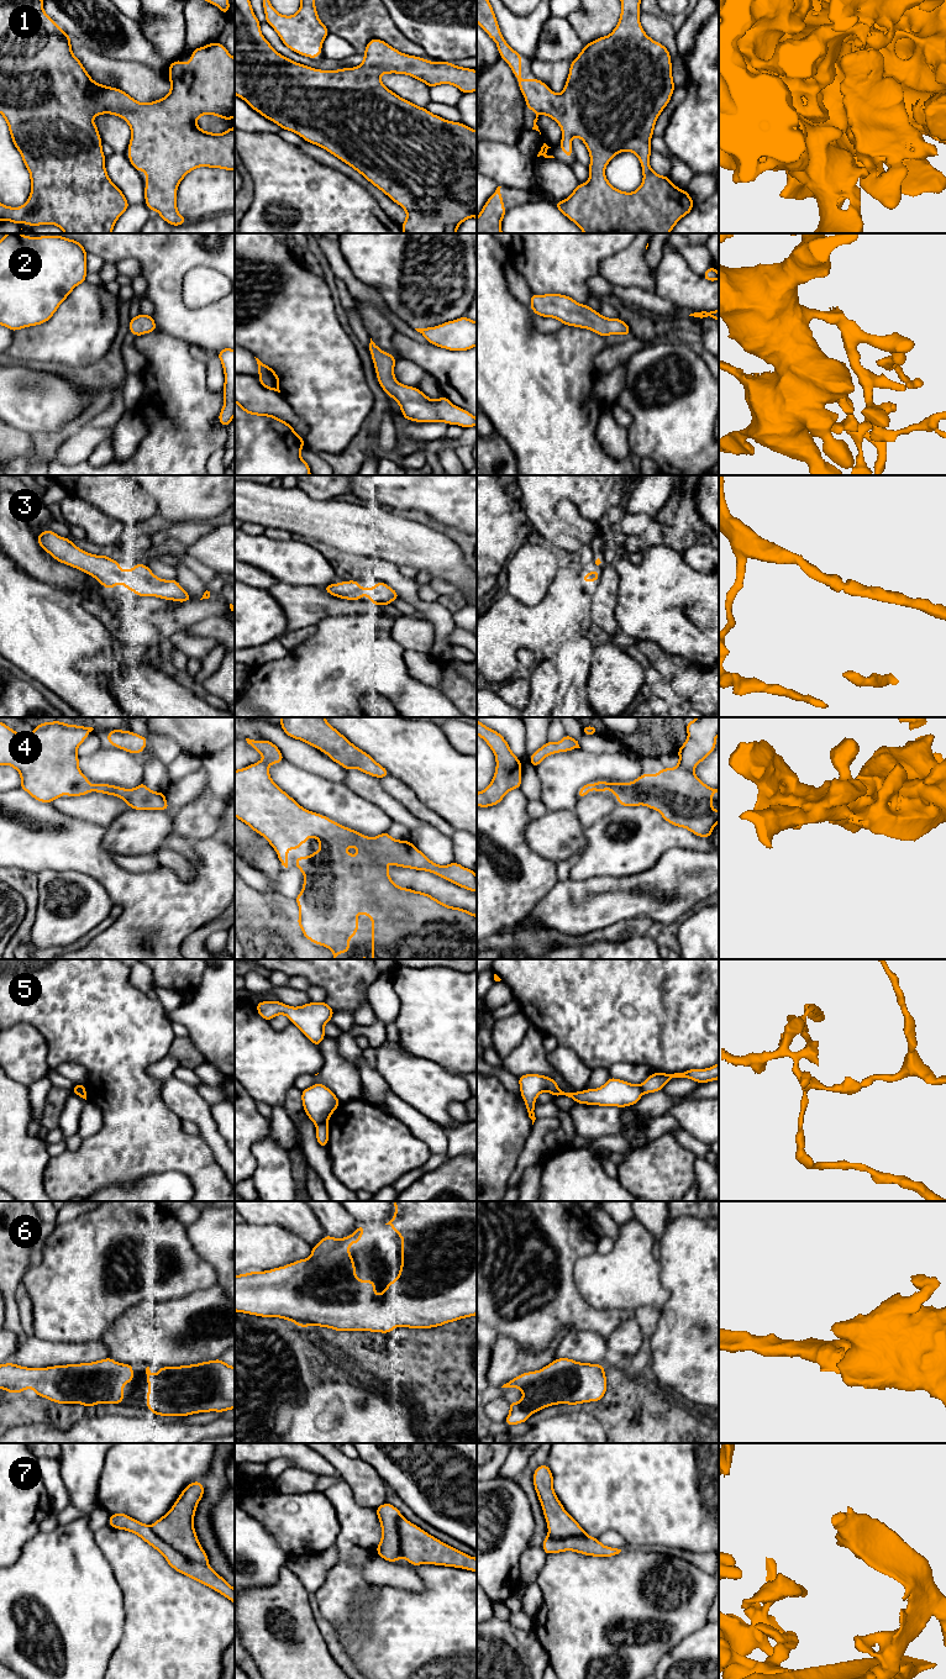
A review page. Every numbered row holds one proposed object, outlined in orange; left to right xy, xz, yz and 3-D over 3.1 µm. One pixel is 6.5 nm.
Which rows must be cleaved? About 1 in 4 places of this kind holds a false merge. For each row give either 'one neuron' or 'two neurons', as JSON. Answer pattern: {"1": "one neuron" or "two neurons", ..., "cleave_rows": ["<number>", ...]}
{"1": "one neuron", "2": "one neuron", "3": "one neuron", "4": "one neuron", "5": "two neurons", "6": "one neuron", "7": "one neuron", "cleave_rows": ["5"]}

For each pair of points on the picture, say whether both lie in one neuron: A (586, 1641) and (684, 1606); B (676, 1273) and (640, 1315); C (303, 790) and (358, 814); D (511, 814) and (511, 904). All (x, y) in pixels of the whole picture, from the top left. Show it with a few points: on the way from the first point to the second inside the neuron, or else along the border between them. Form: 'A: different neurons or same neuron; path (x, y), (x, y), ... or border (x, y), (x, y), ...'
A: same neuron; path (610, 1620), (634, 1608), (660, 1606)
B: different neurons; border (661, 1310), (658, 1324), (650, 1337)
C: same neuron; path (316, 794), (330, 799), (337, 806), (345, 808)
D: same neuron; path (511, 836), (511, 847), (525, 869), (520, 882)

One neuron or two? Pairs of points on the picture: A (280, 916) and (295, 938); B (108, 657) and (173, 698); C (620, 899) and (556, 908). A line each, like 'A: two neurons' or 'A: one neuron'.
A: one neuron
B: one neuron
C: one neuron

